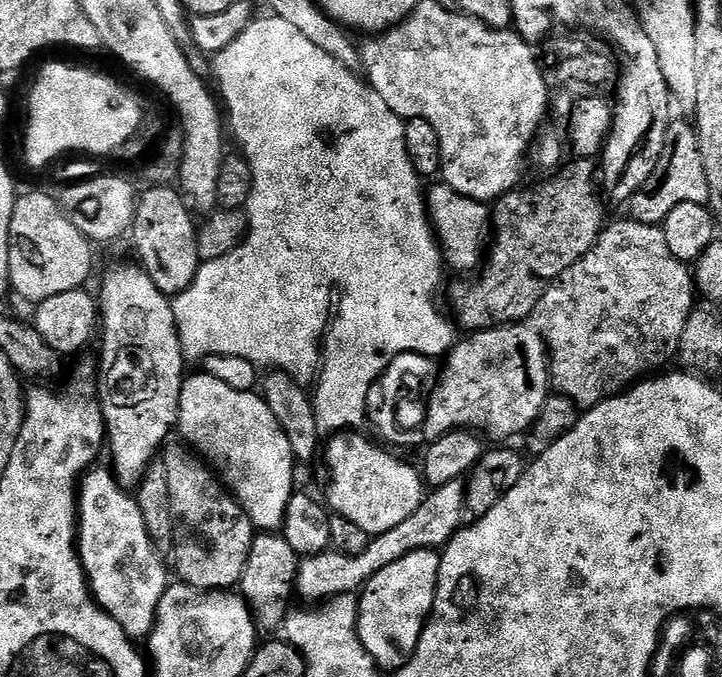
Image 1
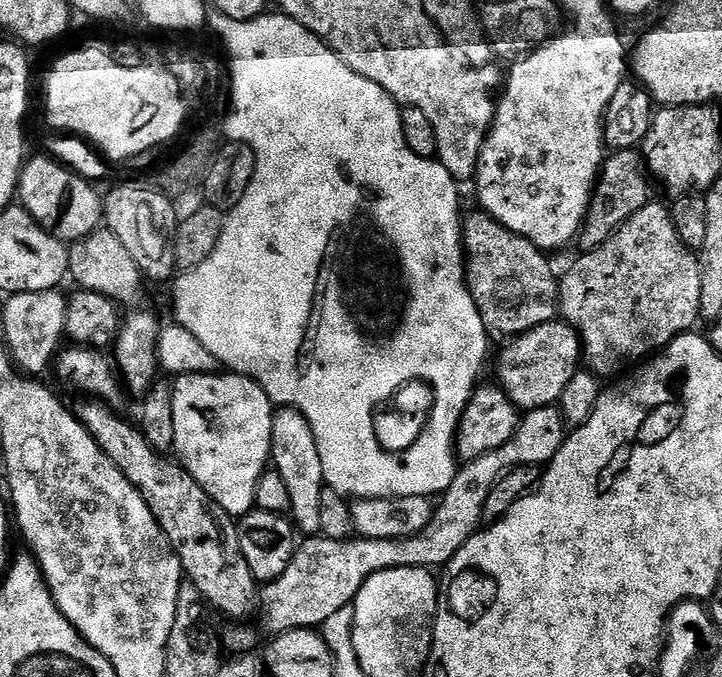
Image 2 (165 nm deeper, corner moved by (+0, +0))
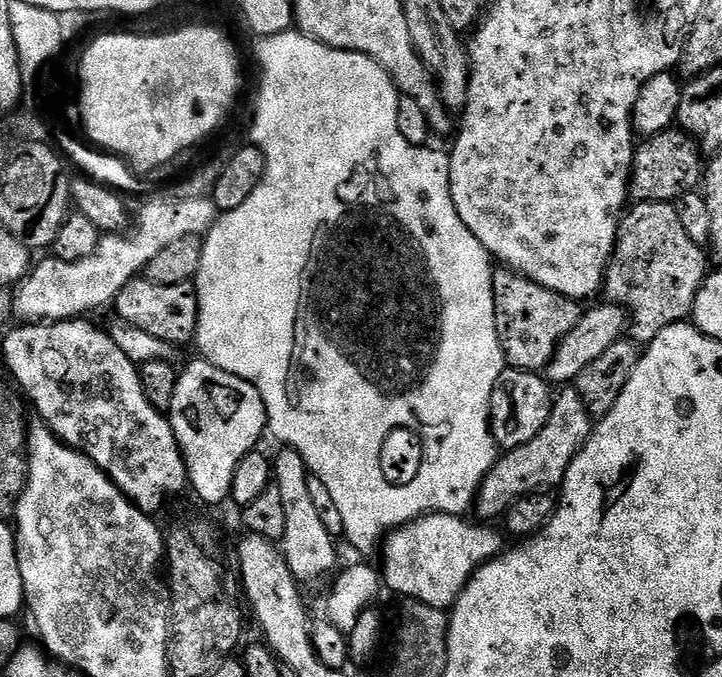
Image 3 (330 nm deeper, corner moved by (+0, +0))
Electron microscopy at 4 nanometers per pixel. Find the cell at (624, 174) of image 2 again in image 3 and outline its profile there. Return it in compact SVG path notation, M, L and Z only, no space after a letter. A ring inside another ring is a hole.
M679 126L667 128L657 136L647 137L637 147L632 160L631 199L636 202L671 204L682 198L682 194L697 191L701 187L705 167L706 160L696 137L688 135Z

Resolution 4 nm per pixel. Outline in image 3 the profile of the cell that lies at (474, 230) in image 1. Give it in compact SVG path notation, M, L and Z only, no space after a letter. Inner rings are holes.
M511 270L493 271L492 289L498 338L507 367L543 373L554 358L558 346L574 330L574 326L578 326L582 315L581 305L569 296L558 294Z

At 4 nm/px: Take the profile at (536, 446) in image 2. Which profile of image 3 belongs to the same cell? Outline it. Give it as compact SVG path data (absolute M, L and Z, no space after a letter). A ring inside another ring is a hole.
M565 387L561 392L564 393L561 396L559 393L553 399L552 413L538 438L530 438L526 446L507 449L480 483L474 512L481 516L481 521L499 521L509 506L522 498L522 494L556 490L564 483L566 470L570 470L570 462L574 462L574 458L592 435L594 421L586 410L586 402L582 402L582 394L578 394L575 387Z

